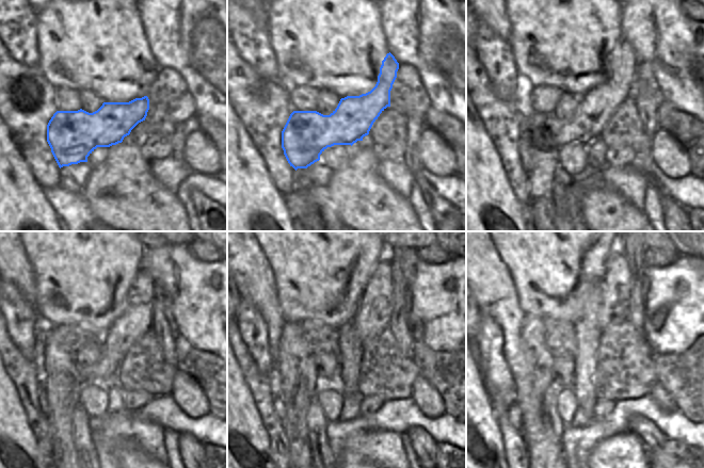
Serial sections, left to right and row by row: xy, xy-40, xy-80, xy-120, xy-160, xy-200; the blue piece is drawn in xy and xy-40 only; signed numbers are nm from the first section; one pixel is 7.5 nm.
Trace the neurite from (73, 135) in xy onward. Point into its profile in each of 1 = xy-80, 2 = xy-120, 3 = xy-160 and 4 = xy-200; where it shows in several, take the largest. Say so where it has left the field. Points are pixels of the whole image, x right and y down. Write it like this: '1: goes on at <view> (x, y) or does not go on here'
1: goes on at xy-80 (540, 131)
2: goes on at xy-120 (136, 320)
3: goes on at xy-160 (373, 315)
4: goes on at xy-200 (619, 279)

